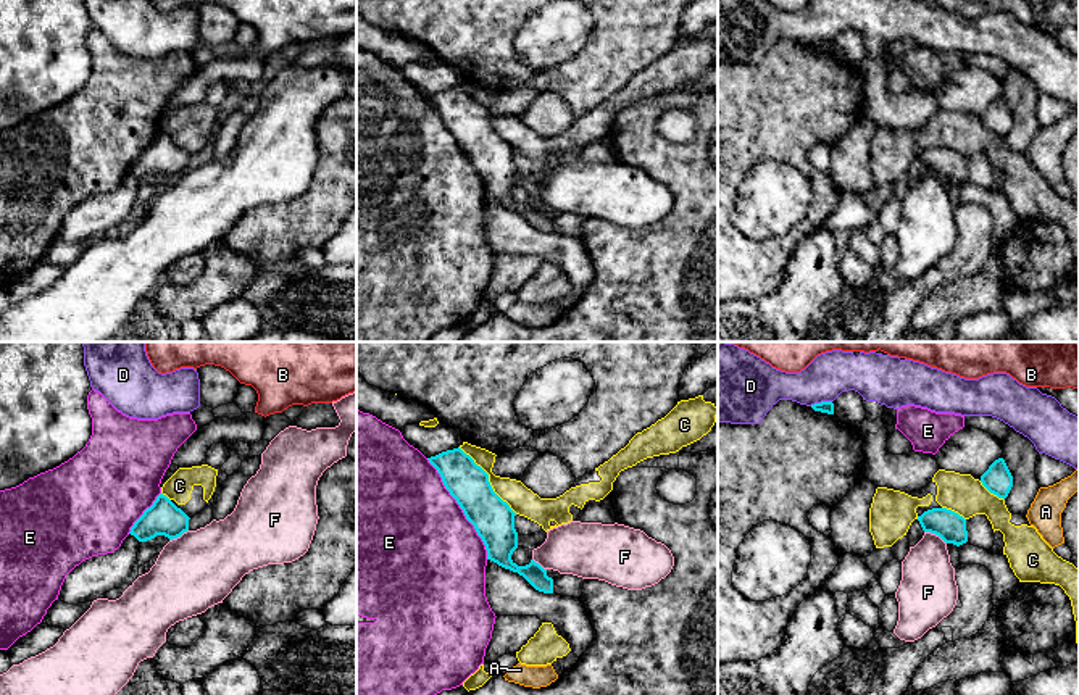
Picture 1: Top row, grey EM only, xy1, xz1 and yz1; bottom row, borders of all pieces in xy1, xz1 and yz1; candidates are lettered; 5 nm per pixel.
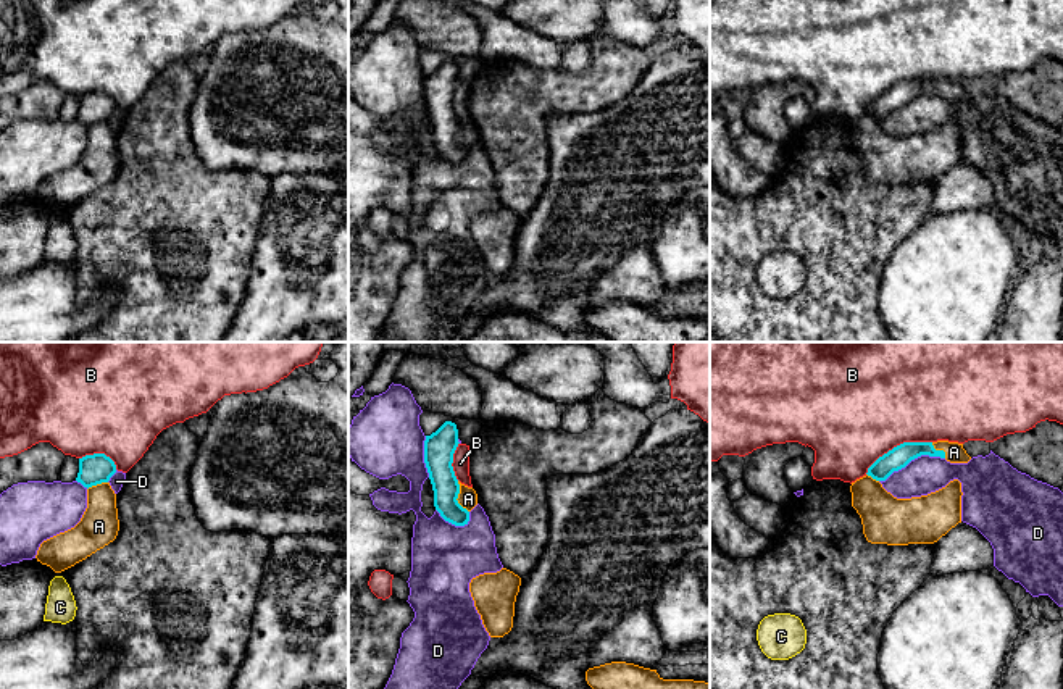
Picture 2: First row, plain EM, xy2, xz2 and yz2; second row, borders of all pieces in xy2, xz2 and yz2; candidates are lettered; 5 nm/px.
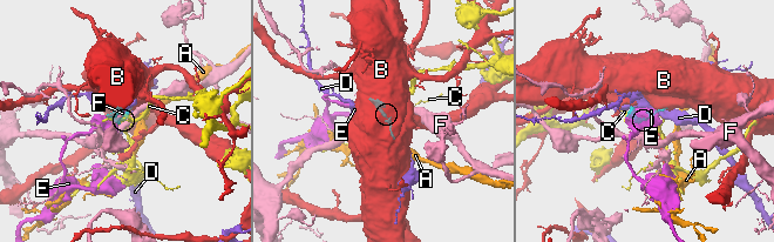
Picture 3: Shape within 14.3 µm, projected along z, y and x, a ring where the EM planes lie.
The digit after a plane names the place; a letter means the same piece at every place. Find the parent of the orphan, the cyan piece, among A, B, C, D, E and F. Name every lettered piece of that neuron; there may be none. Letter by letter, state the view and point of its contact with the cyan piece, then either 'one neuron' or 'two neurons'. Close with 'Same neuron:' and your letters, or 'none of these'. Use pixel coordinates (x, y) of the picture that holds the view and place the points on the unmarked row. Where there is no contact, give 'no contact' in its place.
A: xz2 (457, 136) | one neuron
B: yz2 (897, 84) | two neurons
C: xz1 (487, 118) | two neurons
D: yz2 (912, 97) | two neurons
E: xz1 (460, 145) | two neurons
F: yz1 (936, 173) | two neurons
Same neuron: A

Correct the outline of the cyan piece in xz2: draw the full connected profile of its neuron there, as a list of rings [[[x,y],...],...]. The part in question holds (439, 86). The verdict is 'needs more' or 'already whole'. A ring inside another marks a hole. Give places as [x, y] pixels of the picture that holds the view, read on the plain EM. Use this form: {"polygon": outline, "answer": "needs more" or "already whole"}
{"polygon": [[[445,60],[436,71],[426,74],[424,102],[434,129],[436,148],[445,160],[465,165],[469,160],[469,150],[456,139],[460,123],[452,105],[458,82],[456,63]]], "answer": "already whole"}

